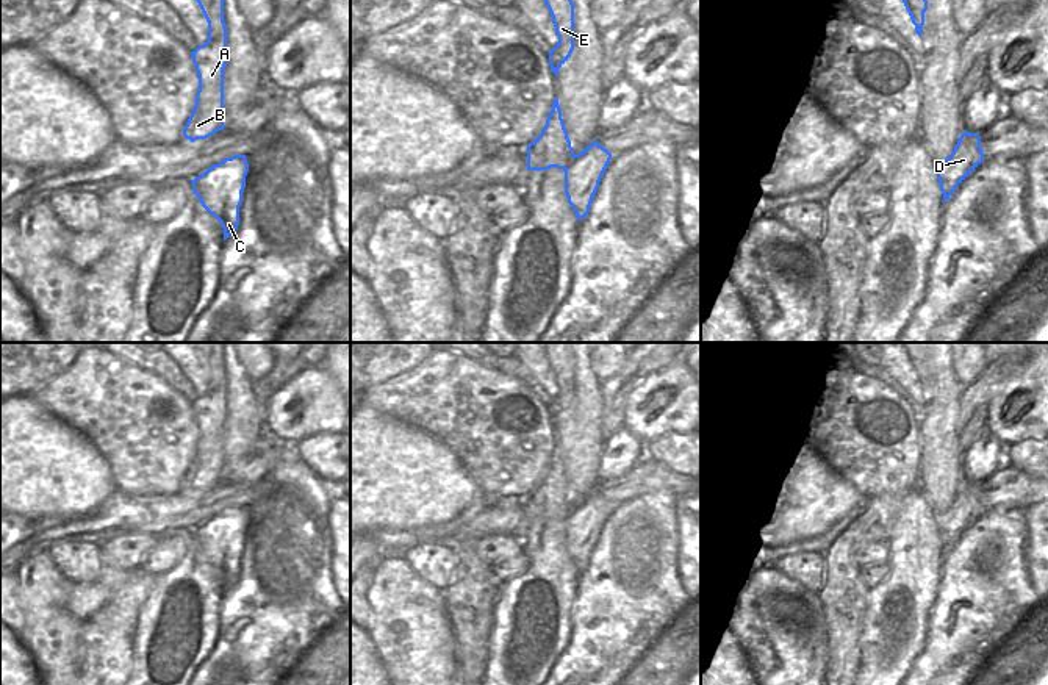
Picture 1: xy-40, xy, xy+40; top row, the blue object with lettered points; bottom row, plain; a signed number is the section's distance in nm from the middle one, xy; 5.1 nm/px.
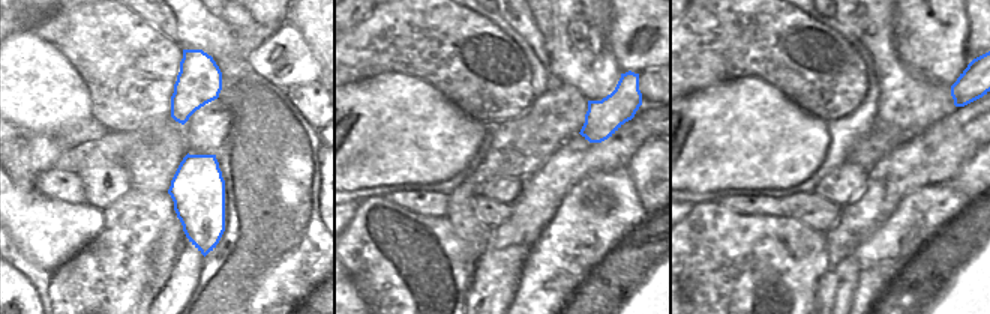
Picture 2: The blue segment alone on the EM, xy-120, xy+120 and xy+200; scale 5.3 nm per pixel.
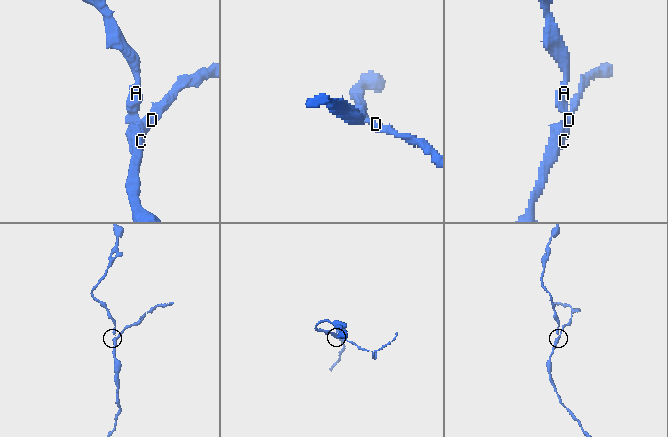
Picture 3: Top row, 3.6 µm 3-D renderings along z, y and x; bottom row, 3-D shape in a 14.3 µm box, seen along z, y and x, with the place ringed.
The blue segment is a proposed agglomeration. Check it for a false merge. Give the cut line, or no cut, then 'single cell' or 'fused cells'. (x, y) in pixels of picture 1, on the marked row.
cut in xy along (574, 155), (563, 168); fused cells

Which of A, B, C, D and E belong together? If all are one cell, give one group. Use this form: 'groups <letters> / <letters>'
groups A B E / C D

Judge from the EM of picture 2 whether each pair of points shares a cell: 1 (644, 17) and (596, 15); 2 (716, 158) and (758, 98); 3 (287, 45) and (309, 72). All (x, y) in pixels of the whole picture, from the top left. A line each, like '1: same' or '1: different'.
1: different
2: same
3: same

